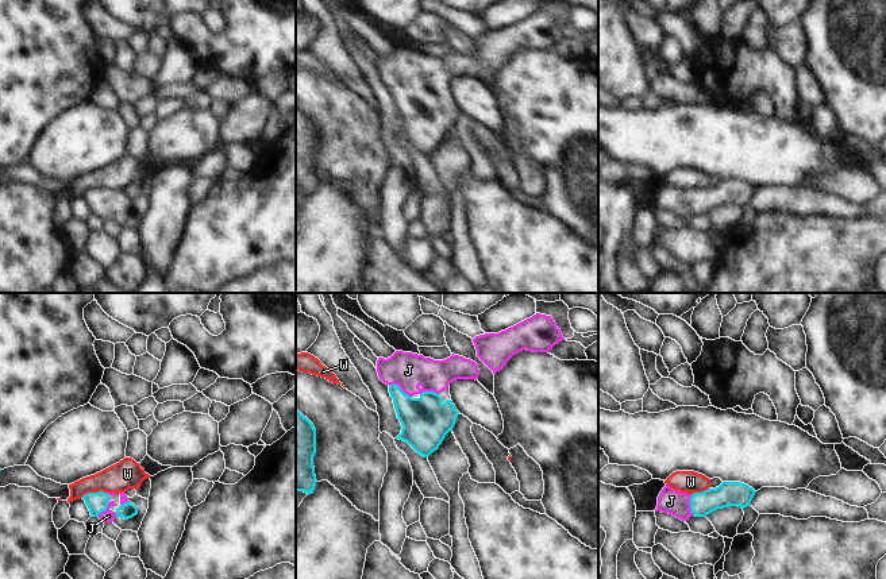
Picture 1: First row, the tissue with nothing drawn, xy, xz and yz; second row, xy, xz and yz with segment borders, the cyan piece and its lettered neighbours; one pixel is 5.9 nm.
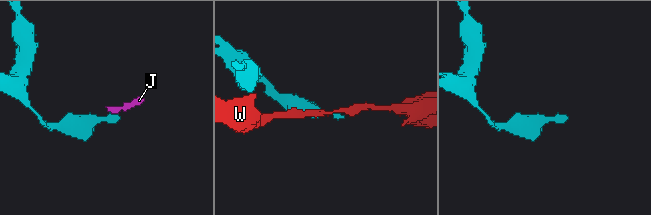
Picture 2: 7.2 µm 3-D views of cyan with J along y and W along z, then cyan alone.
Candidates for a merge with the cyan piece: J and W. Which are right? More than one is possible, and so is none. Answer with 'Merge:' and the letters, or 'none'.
Merge: J

